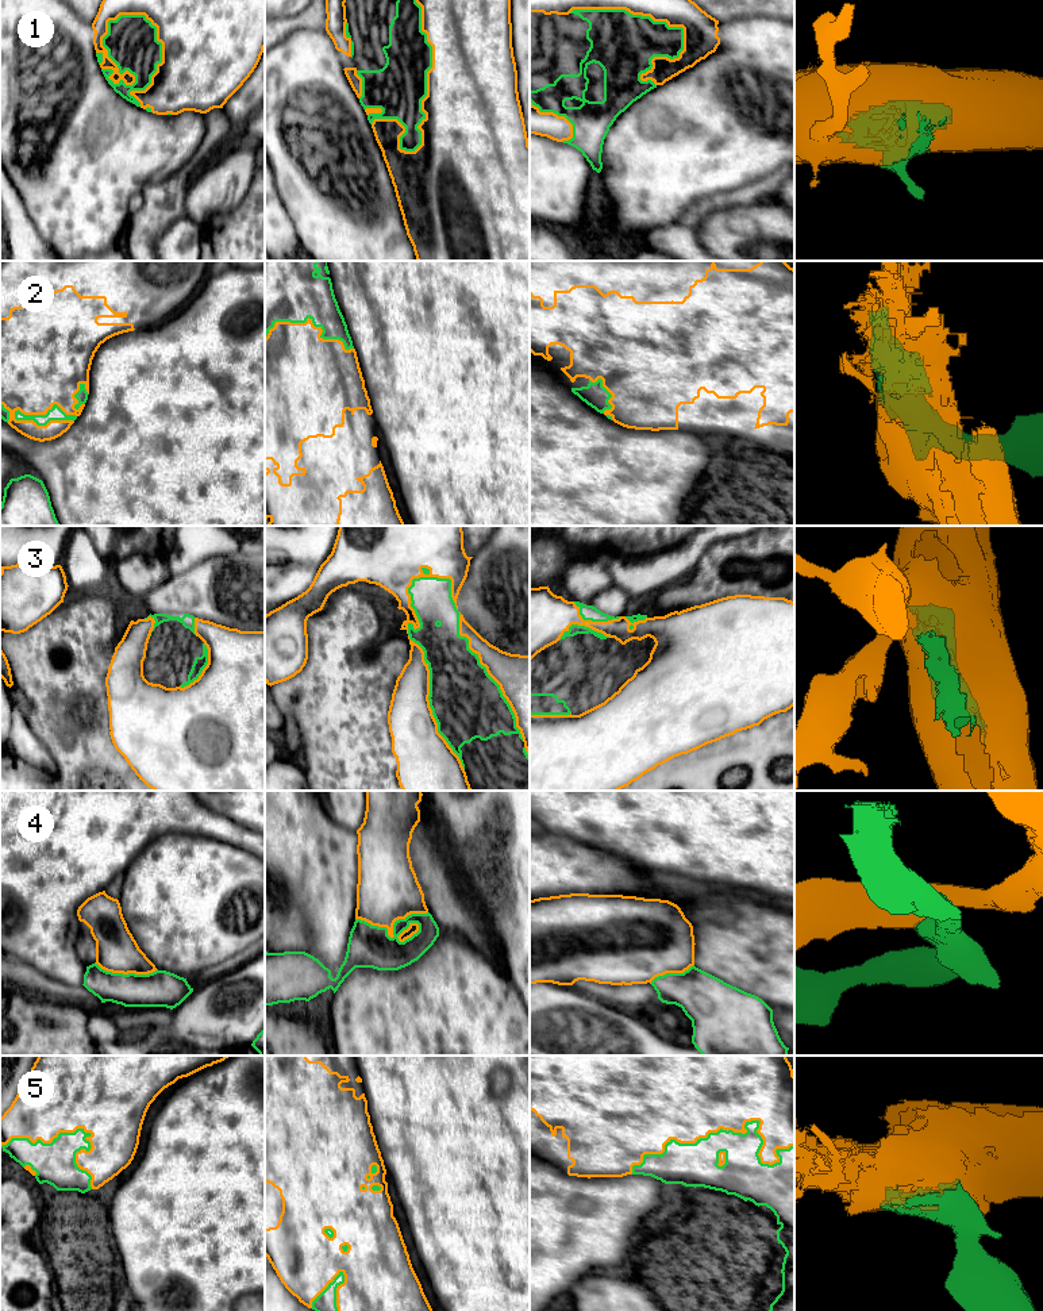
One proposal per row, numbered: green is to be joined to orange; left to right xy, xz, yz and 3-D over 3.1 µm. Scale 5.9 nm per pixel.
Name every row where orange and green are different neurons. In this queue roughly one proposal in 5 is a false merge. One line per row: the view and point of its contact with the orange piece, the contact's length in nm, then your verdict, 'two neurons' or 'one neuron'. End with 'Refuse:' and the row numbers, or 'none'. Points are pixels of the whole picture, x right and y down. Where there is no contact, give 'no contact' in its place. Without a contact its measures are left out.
1: contact xy (162, 54); length 550 nm; one neuron
2: contact xy (45, 414); length 380 nm; one neuron
3: contact xz (423, 657); length 1250 nm; one neuron
4: contact xz (392, 934); length 440 nm; two neurons
5: contact yz (734, 1131); length 950 nm; one neuron
Refuse: 4

